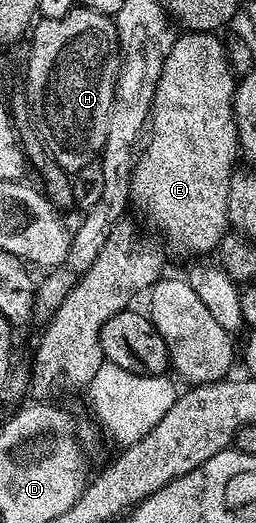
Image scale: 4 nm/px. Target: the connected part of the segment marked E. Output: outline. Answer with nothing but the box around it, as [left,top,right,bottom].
[131,31,238,257]

